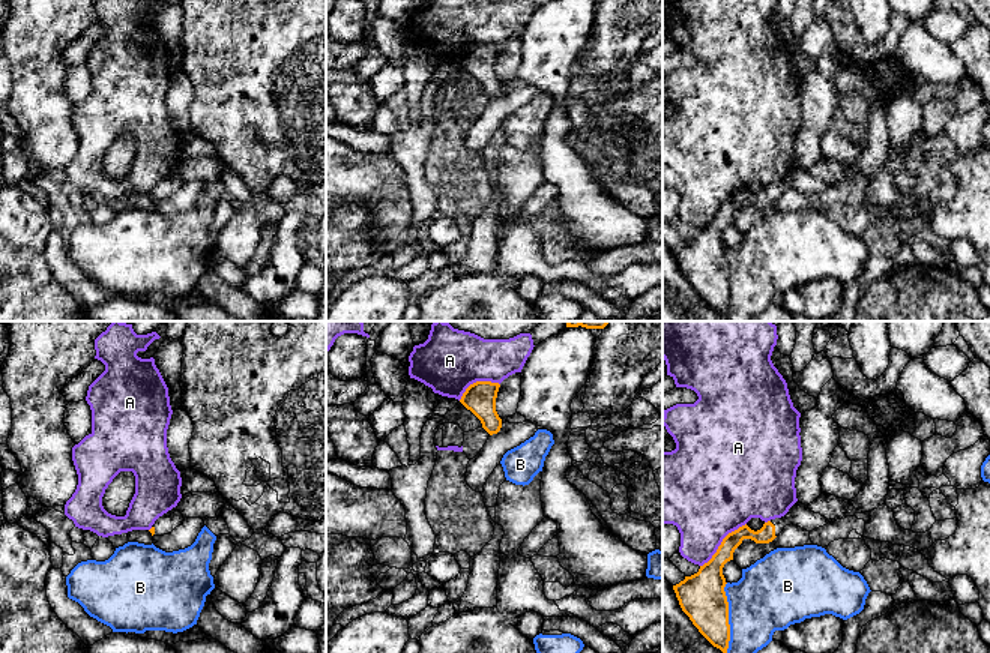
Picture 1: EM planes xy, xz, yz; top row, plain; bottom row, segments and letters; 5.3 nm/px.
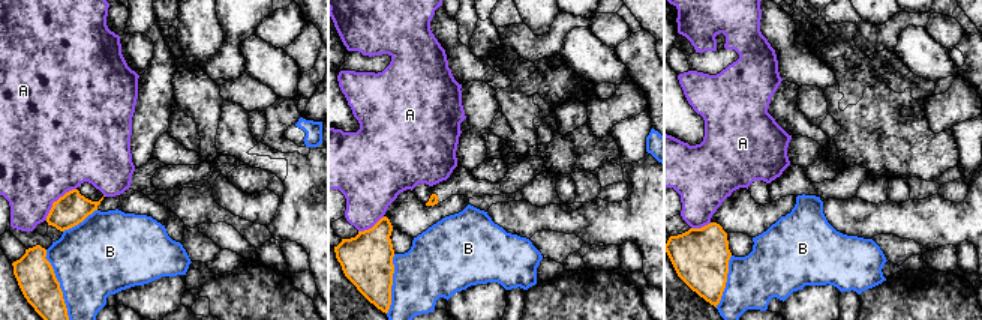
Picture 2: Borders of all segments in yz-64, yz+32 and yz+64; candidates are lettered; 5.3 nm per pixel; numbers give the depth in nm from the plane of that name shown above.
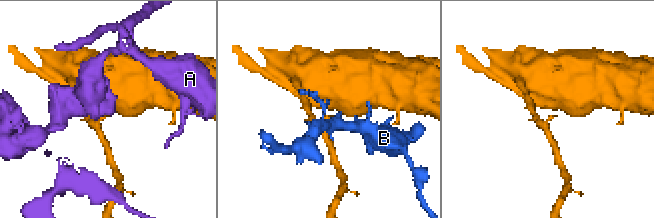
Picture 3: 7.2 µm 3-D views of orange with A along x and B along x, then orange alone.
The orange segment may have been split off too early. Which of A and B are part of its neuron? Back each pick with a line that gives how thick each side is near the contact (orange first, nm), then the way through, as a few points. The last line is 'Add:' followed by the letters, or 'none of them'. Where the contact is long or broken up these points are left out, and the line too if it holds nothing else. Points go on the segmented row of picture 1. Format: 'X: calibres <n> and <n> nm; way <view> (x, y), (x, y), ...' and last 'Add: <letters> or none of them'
Add: none of them

